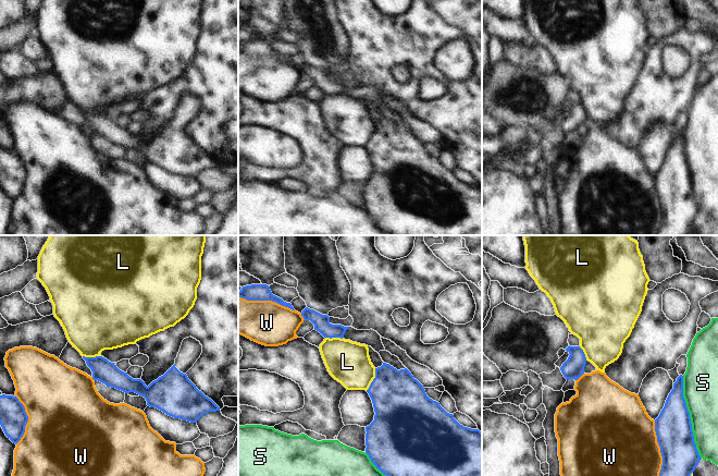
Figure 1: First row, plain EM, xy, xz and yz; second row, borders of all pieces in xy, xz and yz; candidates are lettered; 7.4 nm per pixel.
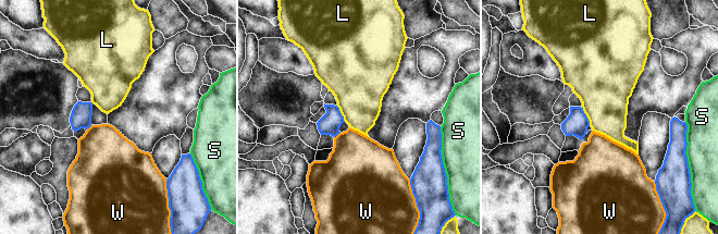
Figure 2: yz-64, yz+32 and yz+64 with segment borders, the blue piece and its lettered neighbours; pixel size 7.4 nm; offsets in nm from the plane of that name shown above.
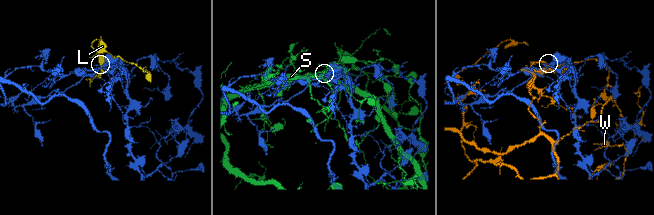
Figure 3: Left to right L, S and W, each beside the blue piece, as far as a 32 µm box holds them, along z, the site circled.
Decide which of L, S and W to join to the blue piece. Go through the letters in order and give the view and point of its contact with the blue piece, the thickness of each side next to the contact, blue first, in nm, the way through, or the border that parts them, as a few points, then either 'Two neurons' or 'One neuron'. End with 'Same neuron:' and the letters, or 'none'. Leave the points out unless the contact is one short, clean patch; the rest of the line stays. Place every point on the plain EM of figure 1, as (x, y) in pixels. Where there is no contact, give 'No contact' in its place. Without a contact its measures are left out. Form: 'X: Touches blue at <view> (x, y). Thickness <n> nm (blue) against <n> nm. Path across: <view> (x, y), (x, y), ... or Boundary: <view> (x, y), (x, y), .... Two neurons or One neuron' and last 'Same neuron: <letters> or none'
L: Touches blue at xz (373, 135). Thickness 400 nm (blue) against 320 nm. Two neurons
S: Touches blue at yz (689, 173). Thickness 280 nm (blue) against 260 nm. Two neurons
W: Touches blue at yz (660, 206). Thickness 280 nm (blue) against 480 nm. Two neurons
Same neuron: none

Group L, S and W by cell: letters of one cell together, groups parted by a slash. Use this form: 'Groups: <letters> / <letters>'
Groups: L / S / W

